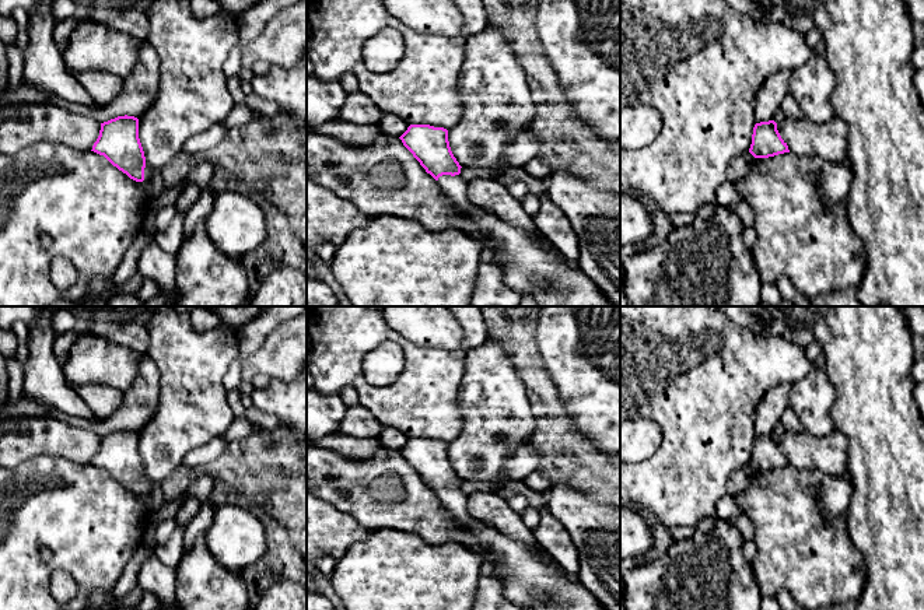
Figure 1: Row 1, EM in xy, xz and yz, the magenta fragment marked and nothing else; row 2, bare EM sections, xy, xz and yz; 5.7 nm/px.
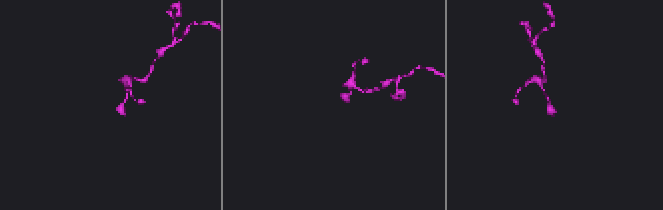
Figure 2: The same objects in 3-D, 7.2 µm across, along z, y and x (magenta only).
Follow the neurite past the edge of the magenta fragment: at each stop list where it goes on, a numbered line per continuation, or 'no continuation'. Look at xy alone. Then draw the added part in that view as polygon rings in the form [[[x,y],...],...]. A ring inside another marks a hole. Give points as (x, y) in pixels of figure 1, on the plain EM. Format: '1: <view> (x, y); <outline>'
1: xy (153, 490); [[[146,477],[144,494],[150,497],[148,512],[157,513],[164,506],[164,501],[165,501],[161,491],[161,485],[153,483],[148,477]]]

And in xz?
1: xz (531, 579); [[[442,488],[437,498],[449,518],[473,533],[487,548],[491,561],[496,564],[493,569],[489,569],[490,575],[501,583],[504,596],[522,610],[606,610],[577,575],[561,574],[545,550],[536,553],[529,544],[512,540],[472,516],[468,512],[468,494],[461,488]]]

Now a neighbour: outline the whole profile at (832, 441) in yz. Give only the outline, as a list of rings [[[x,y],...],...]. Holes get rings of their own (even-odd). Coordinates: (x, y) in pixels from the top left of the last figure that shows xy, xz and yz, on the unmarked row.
[[[836,428],[819,438],[785,431],[777,437],[777,444],[792,467],[818,469],[832,477],[847,474],[848,442]]]

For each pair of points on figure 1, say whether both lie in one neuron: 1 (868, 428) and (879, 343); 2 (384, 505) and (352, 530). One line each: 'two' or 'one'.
1: one
2: two

